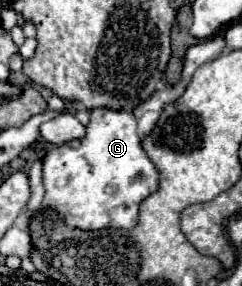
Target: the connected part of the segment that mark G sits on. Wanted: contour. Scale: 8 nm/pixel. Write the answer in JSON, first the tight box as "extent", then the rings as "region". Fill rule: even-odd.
{"extent":[42,109,160,231],"region":[[[94,109],[86,137],[78,149],[68,145],[54,147],[42,159],[44,177],[44,201],[42,209],[56,209],[66,225],[94,231],[106,227],[132,229],[138,223],[140,203],[158,189],[160,173],[142,149],[142,139],[136,131],[136,119],[132,113],[118,113],[108,109]],[[106,197],[114,197],[116,207],[108,207]]]}

